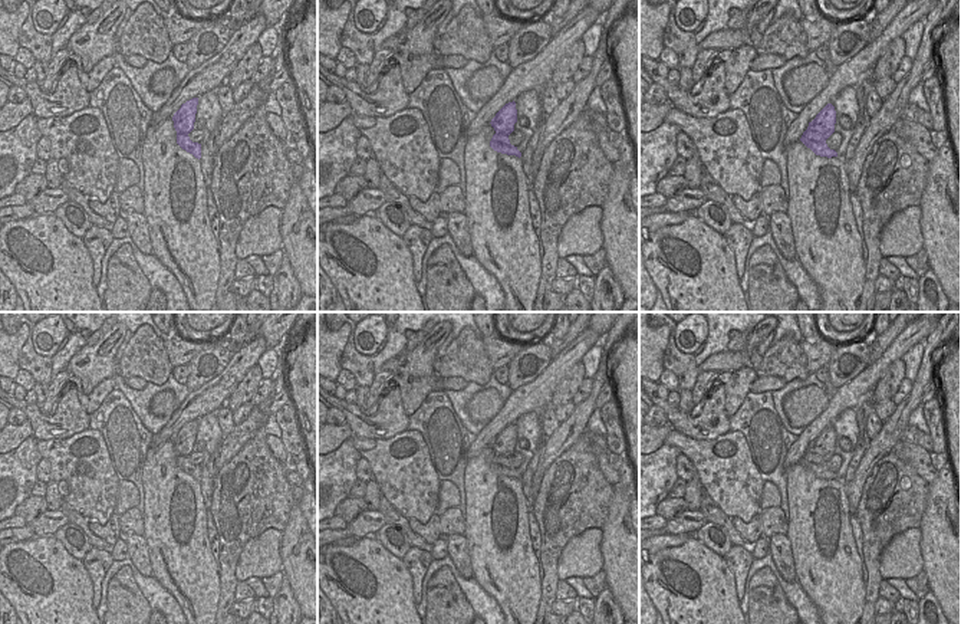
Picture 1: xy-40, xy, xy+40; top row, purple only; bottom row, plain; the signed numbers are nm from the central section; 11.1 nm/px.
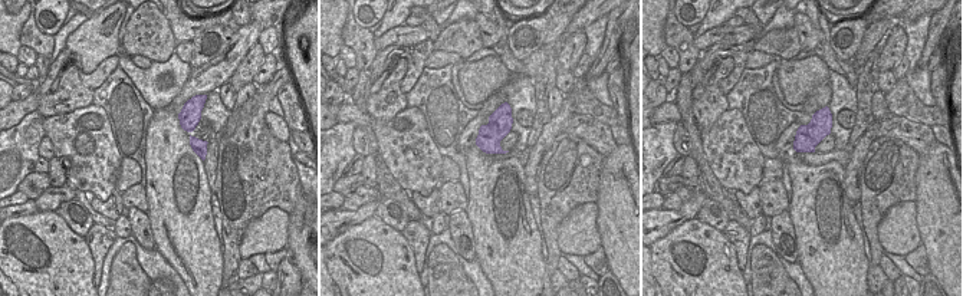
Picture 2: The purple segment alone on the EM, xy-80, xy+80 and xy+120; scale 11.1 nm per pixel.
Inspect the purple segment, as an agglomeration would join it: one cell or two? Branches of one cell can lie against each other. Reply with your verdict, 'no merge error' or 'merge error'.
merge error

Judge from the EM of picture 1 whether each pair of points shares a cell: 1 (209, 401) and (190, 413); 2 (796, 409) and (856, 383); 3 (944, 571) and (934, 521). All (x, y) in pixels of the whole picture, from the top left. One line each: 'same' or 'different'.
1: same
2: different
3: same

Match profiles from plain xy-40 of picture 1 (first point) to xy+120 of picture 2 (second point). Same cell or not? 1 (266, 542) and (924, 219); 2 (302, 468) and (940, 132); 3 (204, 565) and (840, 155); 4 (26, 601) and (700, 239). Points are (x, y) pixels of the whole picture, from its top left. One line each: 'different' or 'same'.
1: different
2: different
3: different
4: same

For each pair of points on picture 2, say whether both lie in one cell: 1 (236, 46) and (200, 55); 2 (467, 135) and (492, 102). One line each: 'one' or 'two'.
1: two
2: one

